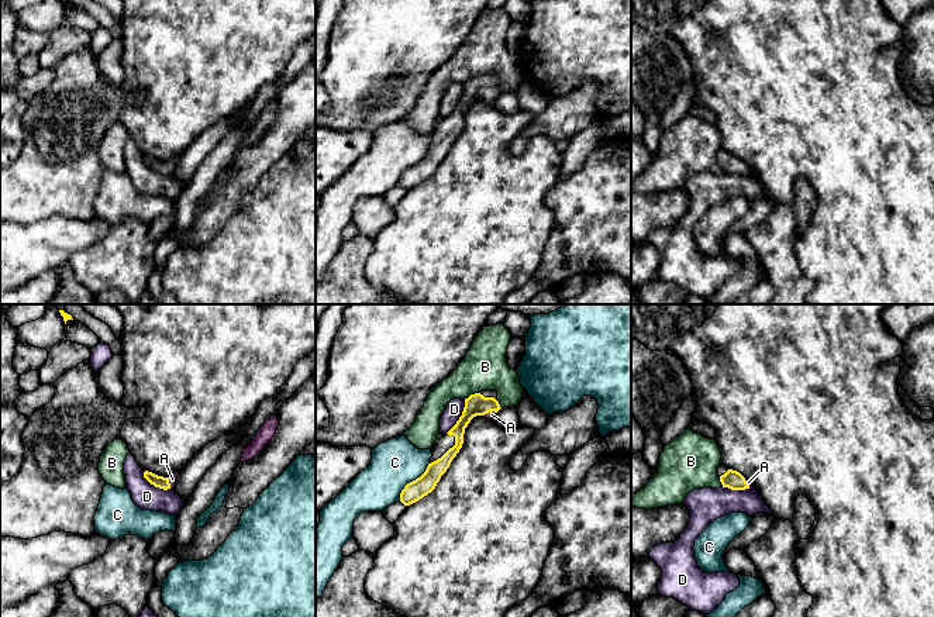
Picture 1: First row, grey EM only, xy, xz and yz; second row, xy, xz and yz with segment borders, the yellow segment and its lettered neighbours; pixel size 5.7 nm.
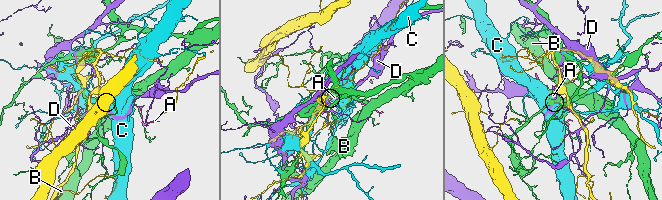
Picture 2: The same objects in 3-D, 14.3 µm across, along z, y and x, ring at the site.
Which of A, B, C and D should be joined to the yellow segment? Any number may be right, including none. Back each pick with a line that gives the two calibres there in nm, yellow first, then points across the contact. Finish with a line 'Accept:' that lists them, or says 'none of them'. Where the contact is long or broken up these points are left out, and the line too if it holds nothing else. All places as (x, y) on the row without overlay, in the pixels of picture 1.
A: 110/20 nm | across yz (731, 164), (747, 168), (748, 166)
Accept: A

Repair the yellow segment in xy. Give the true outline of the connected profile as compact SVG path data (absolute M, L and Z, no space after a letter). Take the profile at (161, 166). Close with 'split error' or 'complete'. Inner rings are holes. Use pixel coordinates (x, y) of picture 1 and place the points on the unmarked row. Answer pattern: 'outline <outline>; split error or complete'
outline M148 155L144 156L144 162L151 169L154 169L155 172L163 173L163 175L173 175L175 169L176 169L178 159L179 159L179 156L175 156L170 161L163 162L163 161L158 161Z; split error

